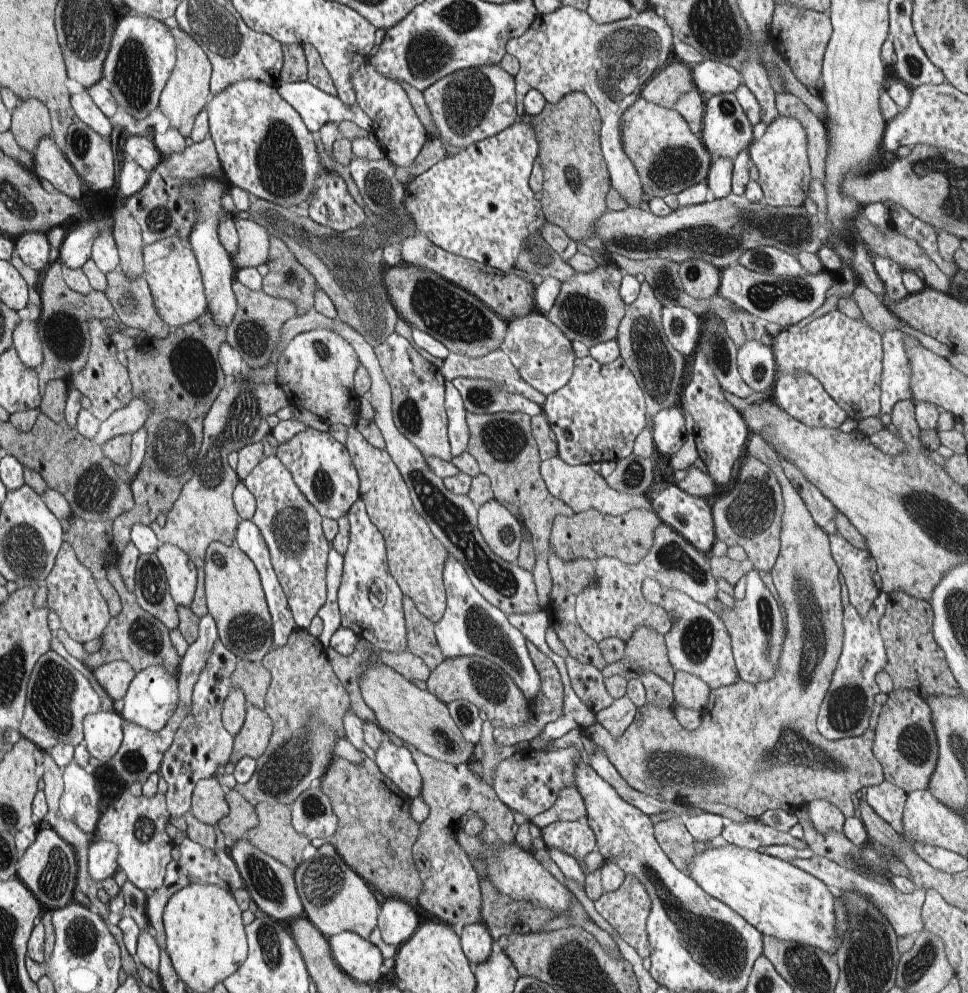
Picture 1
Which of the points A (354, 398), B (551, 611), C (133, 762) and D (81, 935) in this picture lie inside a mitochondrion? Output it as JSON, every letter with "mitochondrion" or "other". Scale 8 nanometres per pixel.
{"A":"other","B":"other","C":"mitochondrion","D":"mitochondrion"}

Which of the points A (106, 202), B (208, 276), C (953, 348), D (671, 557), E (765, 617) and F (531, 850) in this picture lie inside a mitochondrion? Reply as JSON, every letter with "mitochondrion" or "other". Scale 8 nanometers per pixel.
{"A":"other","B":"other","C":"other","D":"mitochondrion","E":"mitochondrion","F":"other"}

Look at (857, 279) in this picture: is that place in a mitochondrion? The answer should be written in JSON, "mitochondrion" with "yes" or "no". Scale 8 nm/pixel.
{"mitochondrion":"no"}

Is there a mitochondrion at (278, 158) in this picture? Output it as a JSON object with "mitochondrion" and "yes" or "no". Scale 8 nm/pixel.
{"mitochondrion":"yes"}

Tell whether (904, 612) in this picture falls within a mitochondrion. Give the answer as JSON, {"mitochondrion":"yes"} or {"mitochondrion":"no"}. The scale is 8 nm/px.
{"mitochondrion":"no"}

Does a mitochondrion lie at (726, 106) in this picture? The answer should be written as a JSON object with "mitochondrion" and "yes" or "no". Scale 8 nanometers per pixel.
{"mitochondrion":"yes"}

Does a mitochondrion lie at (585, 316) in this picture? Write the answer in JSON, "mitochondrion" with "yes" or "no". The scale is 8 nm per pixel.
{"mitochondrion":"yes"}

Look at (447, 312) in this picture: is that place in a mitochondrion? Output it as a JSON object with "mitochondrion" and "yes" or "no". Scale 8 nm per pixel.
{"mitochondrion":"yes"}

